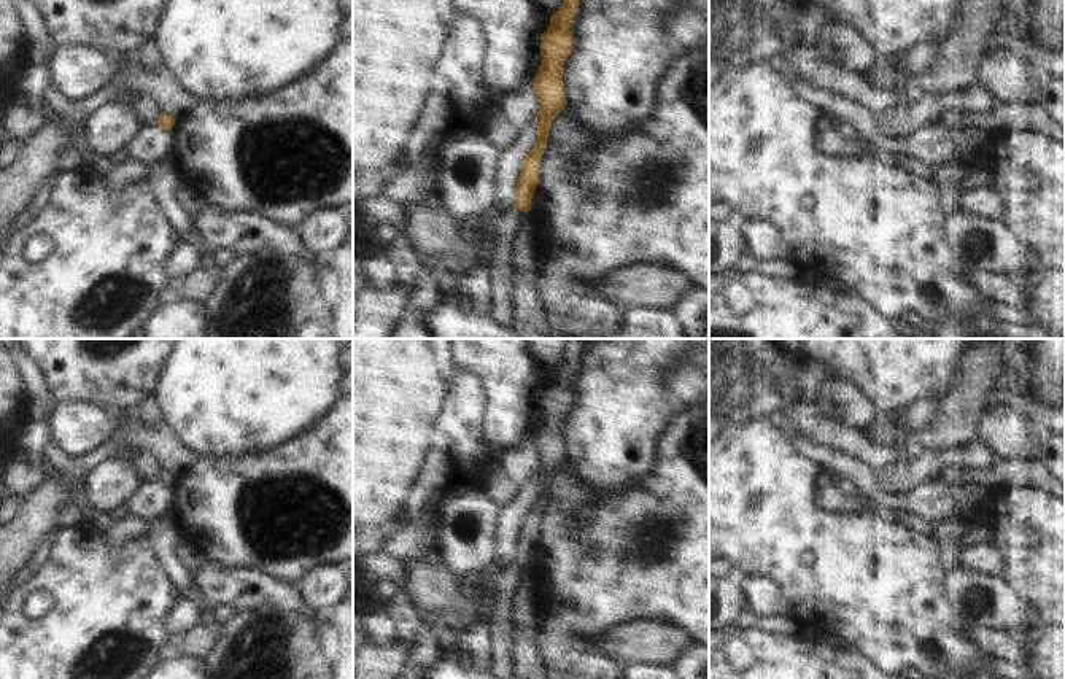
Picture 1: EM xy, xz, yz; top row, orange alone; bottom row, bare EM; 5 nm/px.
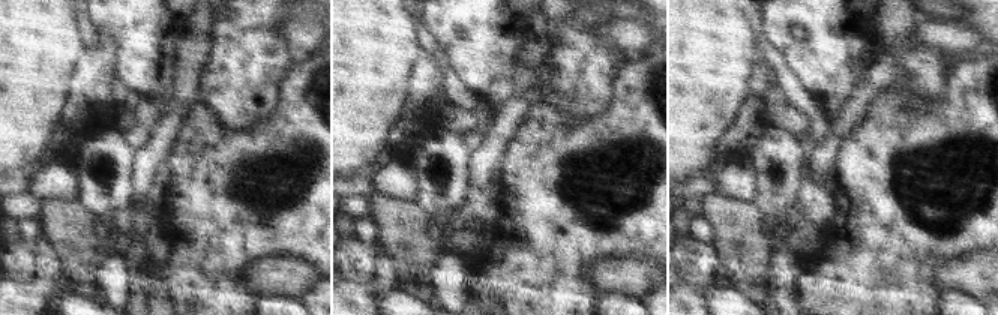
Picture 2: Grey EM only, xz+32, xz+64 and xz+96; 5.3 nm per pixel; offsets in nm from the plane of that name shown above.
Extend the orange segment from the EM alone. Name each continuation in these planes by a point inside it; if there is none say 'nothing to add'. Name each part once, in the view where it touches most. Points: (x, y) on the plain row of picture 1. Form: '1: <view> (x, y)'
nothing to add

